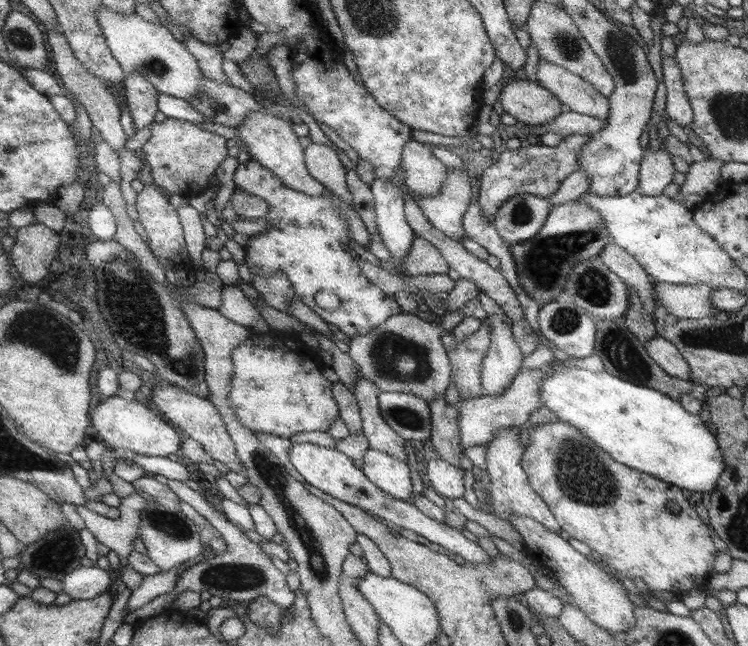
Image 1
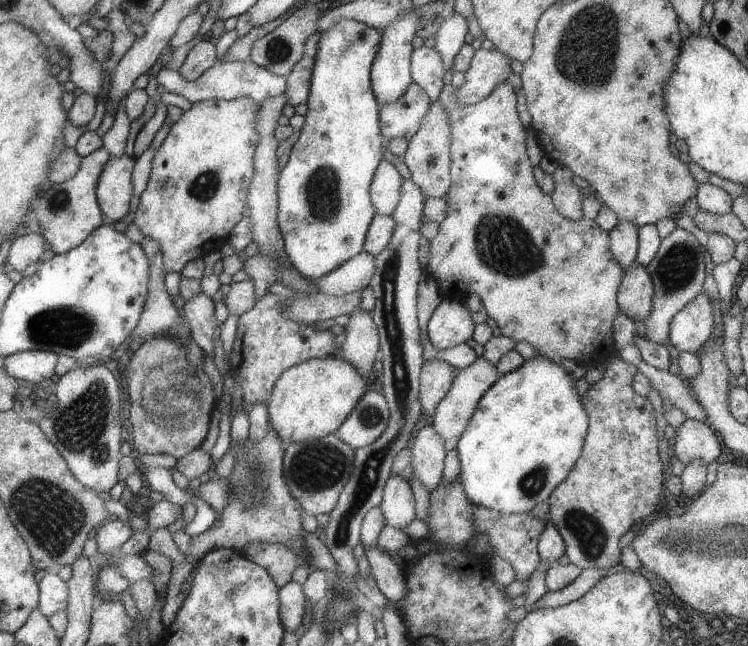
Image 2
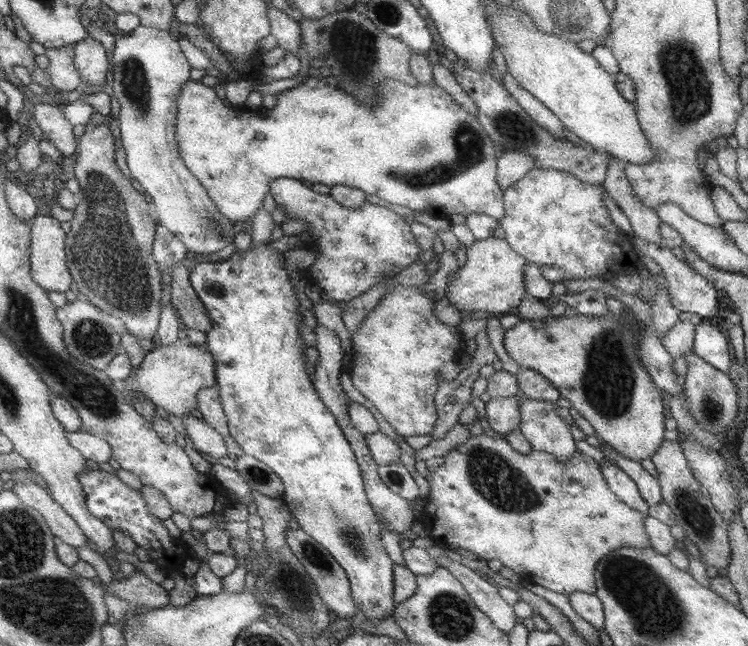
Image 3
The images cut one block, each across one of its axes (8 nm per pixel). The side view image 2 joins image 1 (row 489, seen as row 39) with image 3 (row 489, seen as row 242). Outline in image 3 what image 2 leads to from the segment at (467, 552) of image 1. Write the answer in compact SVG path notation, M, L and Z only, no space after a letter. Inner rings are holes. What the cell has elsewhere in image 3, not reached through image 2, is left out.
M267 239L263 243L255 243L250 244L250 247L244 252L234 251L229 258L221 259L217 262L201 262L194 264L194 267L189 272L189 278L191 279L191 286L193 291L196 292L197 296L199 296L201 303L204 304L206 310L208 310L208 314L210 318L212 318L211 330L205 332L205 346L204 350L207 350L209 354L212 355L215 363L215 374L216 377L216 390L220 392L220 400L221 404L224 406L224 414L227 418L227 425L229 434L235 439L236 443L241 447L241 450L244 451L245 455L252 456L255 460L259 462L265 463L280 479L283 483L284 489L282 492L282 500L288 505L288 509L292 513L292 517L296 518L298 525L301 529L303 529L306 534L317 542L320 546L328 550L328 553L335 559L335 562L345 571L348 583L349 583L349 592L351 600L353 604L356 604L357 616L362 616L363 620L367 622L378 622L378 620L382 620L385 616L389 616L392 614L393 609L395 608L395 603L393 602L393 593L395 592L395 583L392 581L392 566L394 565L391 562L391 559L387 556L385 549L383 549L383 545L381 545L381 533L380 533L380 525L377 521L377 517L374 513L371 503L367 499L367 495L364 491L364 481L362 478L362 474L360 471L360 467L356 462L356 455L353 454L352 447L349 446L348 442L345 442L346 438L343 438L343 431L340 428L337 428L338 424L335 424L335 418L333 418L333 414L328 410L327 407L324 406L323 400L320 399L319 392L316 391L316 388L312 383L312 375L308 374L308 369L306 366L303 366L303 342L301 342L301 336L299 336L299 322L303 322L305 318L303 318L303 313L299 314L299 304L297 304L297 298L295 298L295 294L293 294L293 286L291 286L291 282L289 282L289 276L287 276L287 272L283 270L283 258L282 256L277 256L278 253L275 252L275 249L271 249L267 247L267 243L270 240Z

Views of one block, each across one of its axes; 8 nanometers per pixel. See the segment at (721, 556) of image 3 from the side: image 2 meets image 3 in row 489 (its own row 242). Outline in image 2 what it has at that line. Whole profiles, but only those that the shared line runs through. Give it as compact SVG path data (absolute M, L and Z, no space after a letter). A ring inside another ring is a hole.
M675 227L660 240L657 252L653 254L651 262L644 266L652 278L653 300L652 311L643 320L645 326L645 340L658 345L668 343L668 329L677 312L701 292L703 278L705 278L705 248L687 230Z

